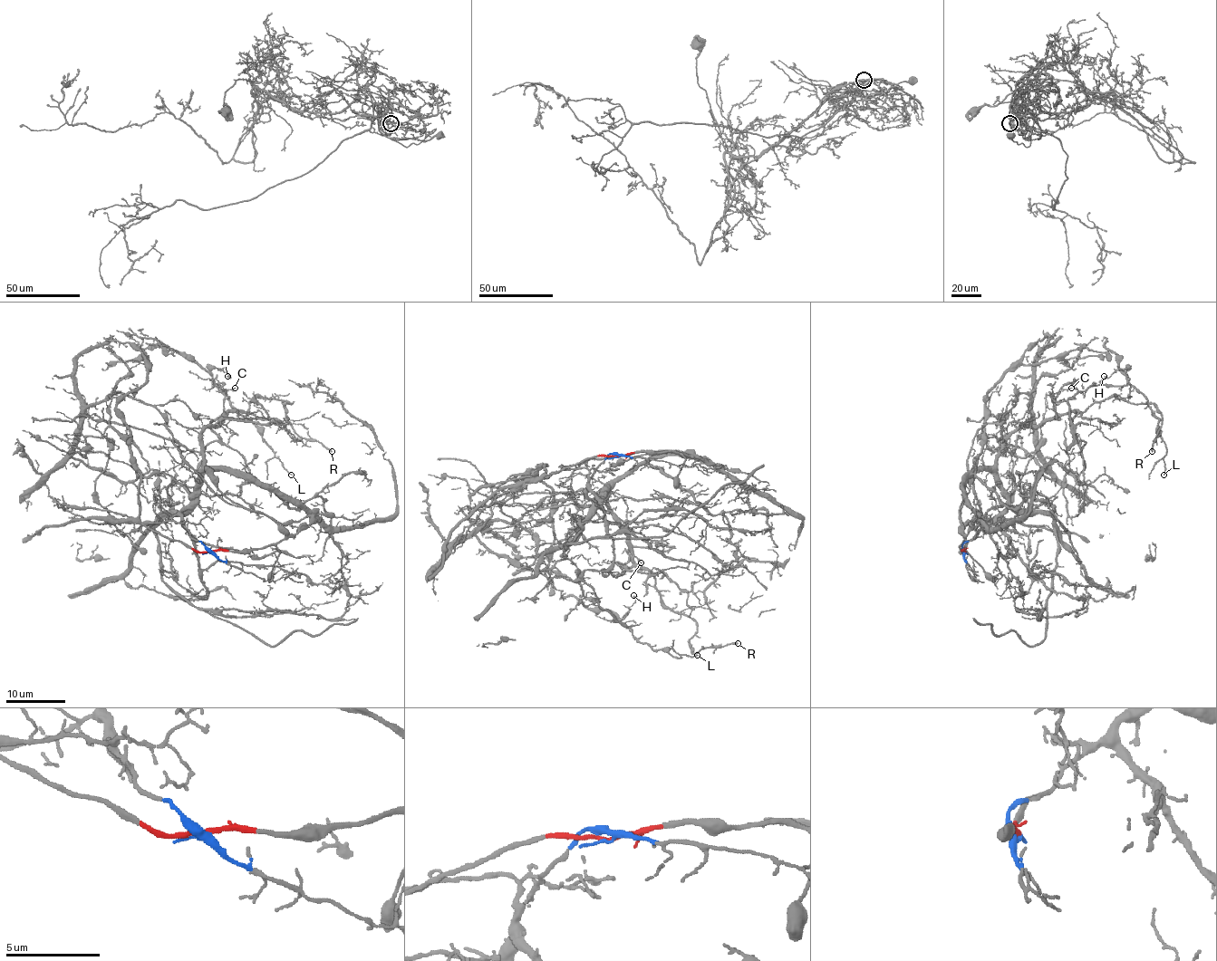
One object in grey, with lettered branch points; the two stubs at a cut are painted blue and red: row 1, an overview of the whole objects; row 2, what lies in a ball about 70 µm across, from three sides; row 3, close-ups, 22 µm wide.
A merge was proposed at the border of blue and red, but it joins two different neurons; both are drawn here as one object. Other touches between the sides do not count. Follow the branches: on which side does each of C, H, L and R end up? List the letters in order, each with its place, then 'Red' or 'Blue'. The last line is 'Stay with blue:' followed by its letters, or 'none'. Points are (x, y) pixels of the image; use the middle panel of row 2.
C: Place: (641, 562). Blue
H: Place: (633, 595). Red
L: Place: (697, 655). Red
R: Place: (738, 643). Blue
Stay with blue: C, R

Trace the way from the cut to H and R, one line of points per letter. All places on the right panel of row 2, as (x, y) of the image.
H: (964, 552), (983, 523), (973, 469), (988, 390), (1019, 365), (1083, 347), (1113, 351), (1126, 368), (1104, 376)
R: (964, 552), (962, 544), (1004, 512), (997, 453), (1022, 427), (1113, 397), (1153, 404), (1162, 427), (1151, 451)

